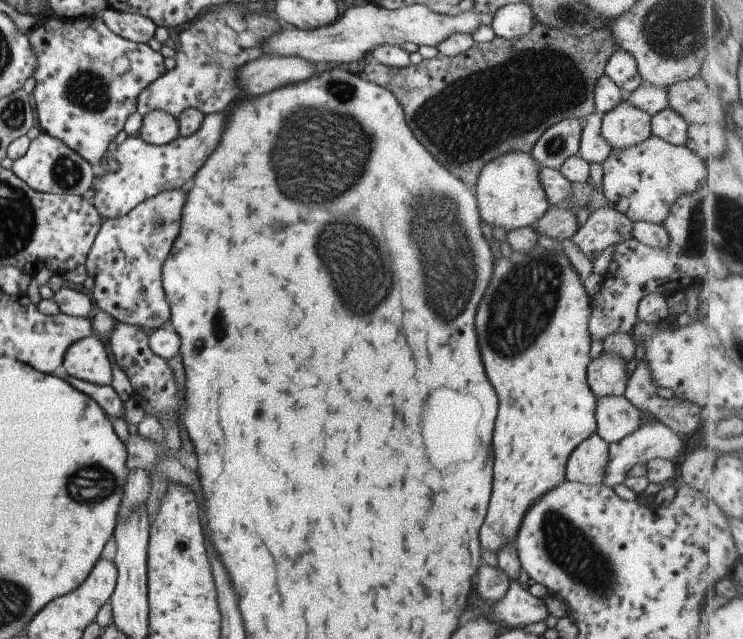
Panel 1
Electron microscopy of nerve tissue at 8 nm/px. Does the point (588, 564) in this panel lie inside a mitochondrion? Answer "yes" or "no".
yes

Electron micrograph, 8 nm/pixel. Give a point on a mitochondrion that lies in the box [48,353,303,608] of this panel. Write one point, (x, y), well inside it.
(92, 485)

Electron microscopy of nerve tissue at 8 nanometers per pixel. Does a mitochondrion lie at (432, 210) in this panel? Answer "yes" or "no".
yes

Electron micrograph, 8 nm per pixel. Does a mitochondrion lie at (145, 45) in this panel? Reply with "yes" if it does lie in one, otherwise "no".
no

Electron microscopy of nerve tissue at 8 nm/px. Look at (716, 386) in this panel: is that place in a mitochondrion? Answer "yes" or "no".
no

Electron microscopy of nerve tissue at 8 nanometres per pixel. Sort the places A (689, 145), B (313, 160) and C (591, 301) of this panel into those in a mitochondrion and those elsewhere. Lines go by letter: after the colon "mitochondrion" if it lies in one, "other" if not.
A: other
B: mitochondrion
C: other

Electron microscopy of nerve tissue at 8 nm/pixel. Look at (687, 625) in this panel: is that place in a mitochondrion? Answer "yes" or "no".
no

